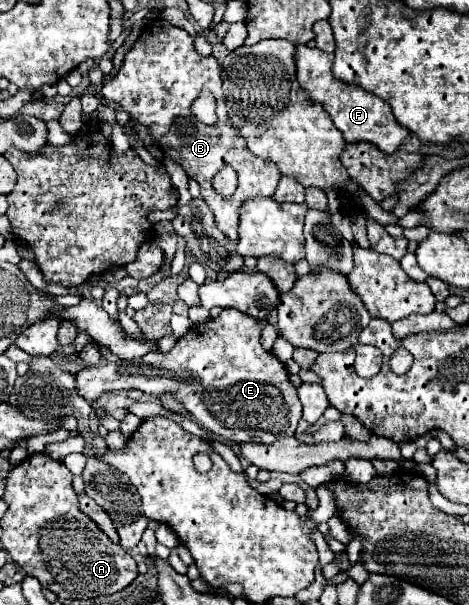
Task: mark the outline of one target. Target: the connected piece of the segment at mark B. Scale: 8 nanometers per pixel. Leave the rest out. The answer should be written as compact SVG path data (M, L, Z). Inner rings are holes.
M156 18L146 24L146 30L140 34L132 50L124 56L120 72L102 88L102 96L108 100L114 100L122 104L122 108L142 124L150 128L150 134L154 136L154 142L160 146L160 150L174 158L184 172L198 180L202 188L202 196L206 204L216 214L216 222L232 242L238 238L238 222L236 222L236 210L240 210L240 202L244 198L254 196L272 196L278 180L280 170L274 162L262 160L256 154L252 154L244 142L244 138L238 134L238 130L228 122L228 110L226 110L226 98L222 92L222 68L216 58L202 58L192 44L192 36L172 26L170 22ZM202 88L210 88L210 92L216 96L218 102L218 122L212 126L206 126L198 122L190 106L200 94ZM230 164L238 172L238 188L232 196L224 198L214 192L212 188L212 176L224 166Z

